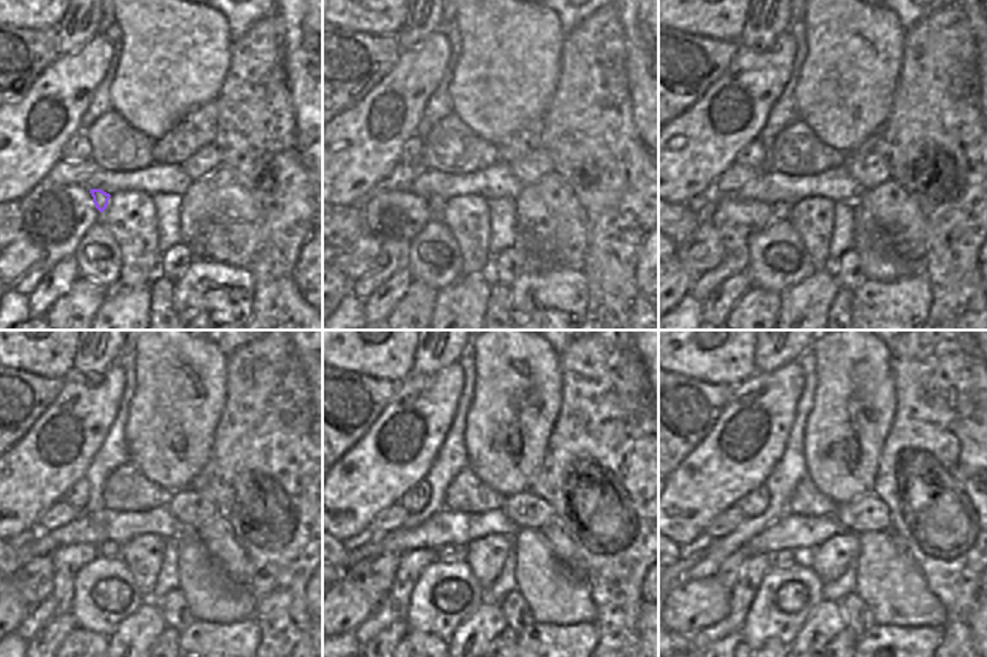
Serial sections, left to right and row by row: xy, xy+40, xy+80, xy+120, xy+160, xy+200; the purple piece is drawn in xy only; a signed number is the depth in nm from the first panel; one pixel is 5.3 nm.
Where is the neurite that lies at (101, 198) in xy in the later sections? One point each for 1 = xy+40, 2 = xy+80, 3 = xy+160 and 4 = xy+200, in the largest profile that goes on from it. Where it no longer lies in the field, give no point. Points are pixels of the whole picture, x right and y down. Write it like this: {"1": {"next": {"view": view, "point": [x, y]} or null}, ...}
{"1": {"next": {"view": "xy+40", "point": [435, 203]}}, "2": {"next": {"view": "xy+80", "point": [780, 212]}}, "3": {"next": {"view": "xy+160", "point": [446, 552]}}, "4": {"next": {"view": "xy+200", "point": [785, 557]}}}

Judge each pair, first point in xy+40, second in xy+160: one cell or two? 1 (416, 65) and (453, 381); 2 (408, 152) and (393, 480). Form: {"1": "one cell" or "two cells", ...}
{"1": "one cell", "2": "two cells"}

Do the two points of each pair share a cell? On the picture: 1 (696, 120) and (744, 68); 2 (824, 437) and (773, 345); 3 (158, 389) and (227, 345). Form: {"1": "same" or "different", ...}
{"1": "same", "2": "different", "3": "different"}

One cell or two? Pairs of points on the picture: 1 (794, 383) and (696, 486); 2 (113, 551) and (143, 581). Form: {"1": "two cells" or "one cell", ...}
{"1": "one cell", "2": "two cells"}

